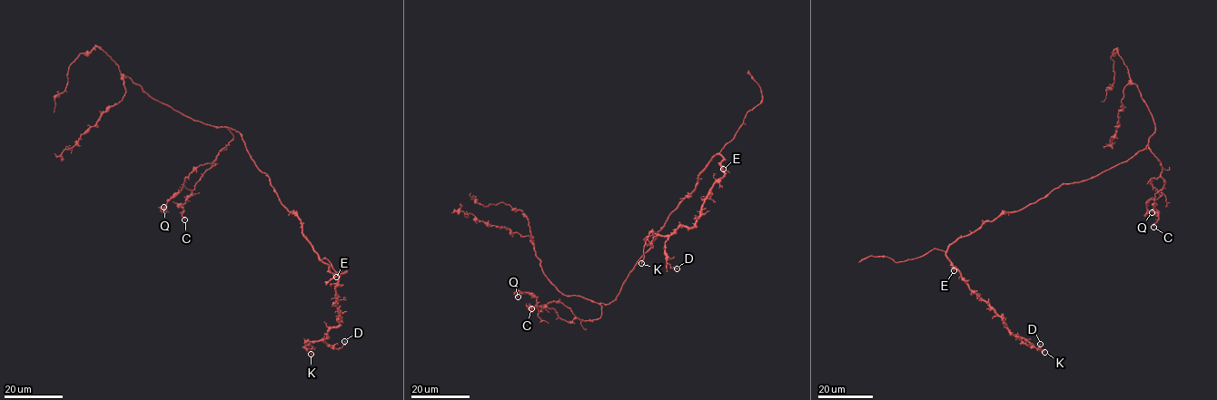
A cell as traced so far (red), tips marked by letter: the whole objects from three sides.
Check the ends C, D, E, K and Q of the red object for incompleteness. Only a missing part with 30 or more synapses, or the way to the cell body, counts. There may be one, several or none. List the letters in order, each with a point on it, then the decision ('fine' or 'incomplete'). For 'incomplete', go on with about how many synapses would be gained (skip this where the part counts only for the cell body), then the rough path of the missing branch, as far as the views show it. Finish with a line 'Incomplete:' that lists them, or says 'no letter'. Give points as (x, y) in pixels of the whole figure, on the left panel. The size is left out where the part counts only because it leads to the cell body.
C: (184, 219) | fine
D: (344, 341) | fine
E: (336, 277) | fine
K: (311, 354) | fine
Q: (163, 207) | fine
Incomplete: no letter

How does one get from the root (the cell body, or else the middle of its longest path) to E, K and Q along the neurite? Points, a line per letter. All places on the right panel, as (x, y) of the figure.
E: (1078, 181), (1063, 184), (1034, 203), (1002, 212), (961, 236), (945, 254), (954, 270)
K: (1078, 181), (1063, 184), (1034, 203), (986, 220), (961, 236), (945, 254), (1008, 331), (1044, 352)
Q: (1078, 181), (1127, 161), (1147, 146), (1162, 169), (1151, 180), (1162, 194), (1149, 200), (1147, 212), (1152, 212)

